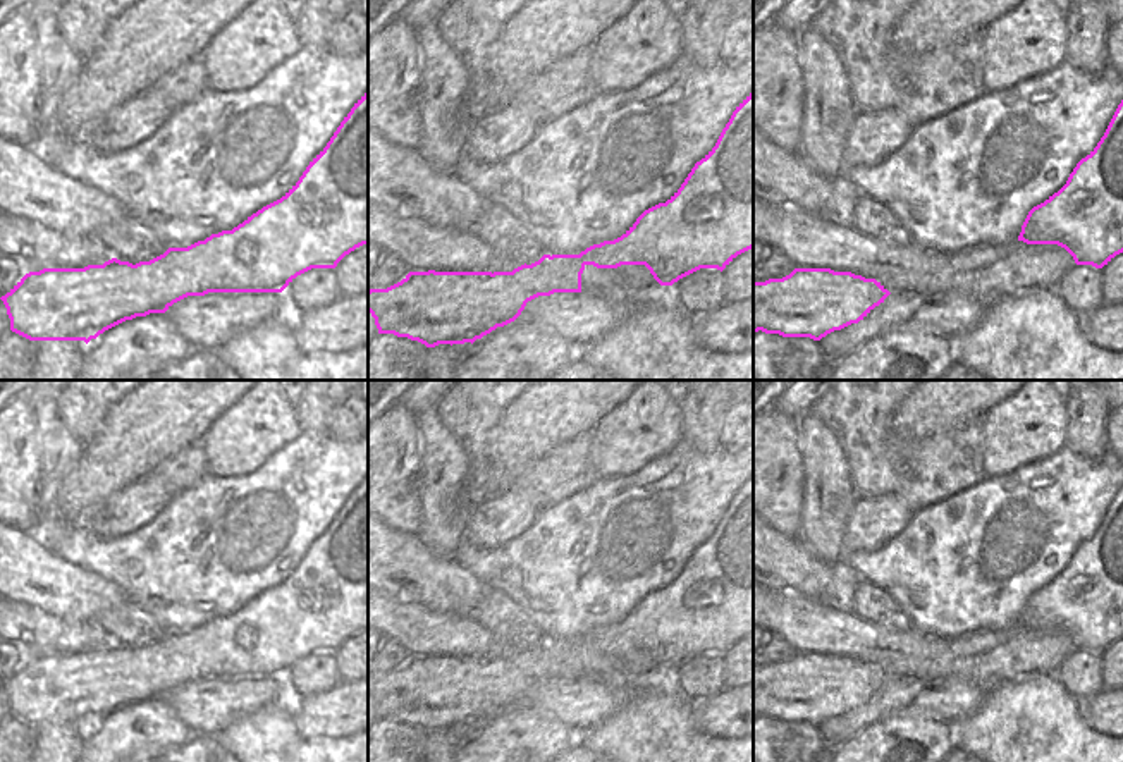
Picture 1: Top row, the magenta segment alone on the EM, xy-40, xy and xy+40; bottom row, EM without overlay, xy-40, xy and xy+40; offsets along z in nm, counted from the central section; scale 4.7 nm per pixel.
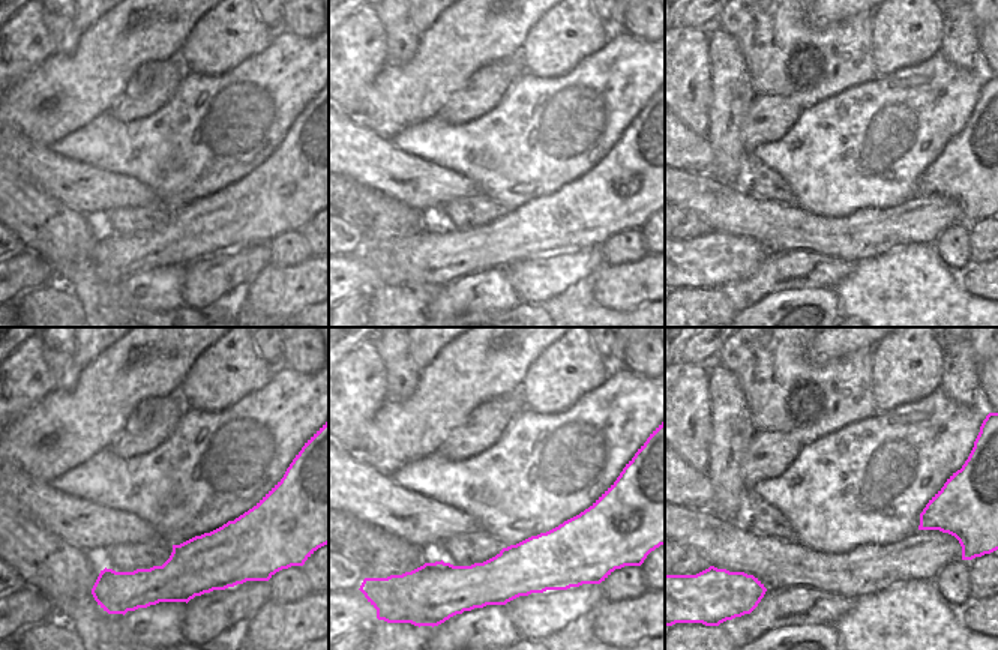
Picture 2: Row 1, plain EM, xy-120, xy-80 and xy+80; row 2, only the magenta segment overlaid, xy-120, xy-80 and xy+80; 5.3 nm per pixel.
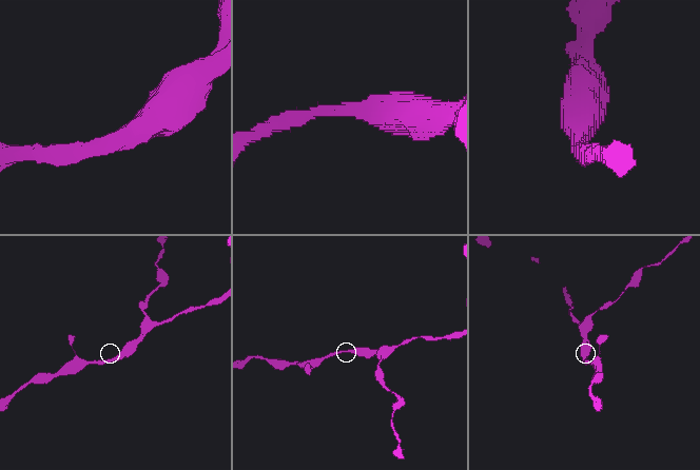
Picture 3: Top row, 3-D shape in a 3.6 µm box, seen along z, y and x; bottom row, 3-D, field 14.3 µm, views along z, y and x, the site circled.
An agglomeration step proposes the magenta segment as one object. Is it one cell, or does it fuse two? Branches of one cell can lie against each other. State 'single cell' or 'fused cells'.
single cell

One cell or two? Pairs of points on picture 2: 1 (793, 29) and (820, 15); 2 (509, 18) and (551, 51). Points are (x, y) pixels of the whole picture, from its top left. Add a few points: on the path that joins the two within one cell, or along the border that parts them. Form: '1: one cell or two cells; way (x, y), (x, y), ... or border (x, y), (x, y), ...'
1: two cells; border (805, 15), (814, 27), (827, 27), (844, 21)
2: two cells; border (545, 15), (527, 33), (517, 57)

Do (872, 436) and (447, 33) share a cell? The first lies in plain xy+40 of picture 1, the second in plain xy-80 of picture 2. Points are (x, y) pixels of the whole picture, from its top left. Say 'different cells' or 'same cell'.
different cells

